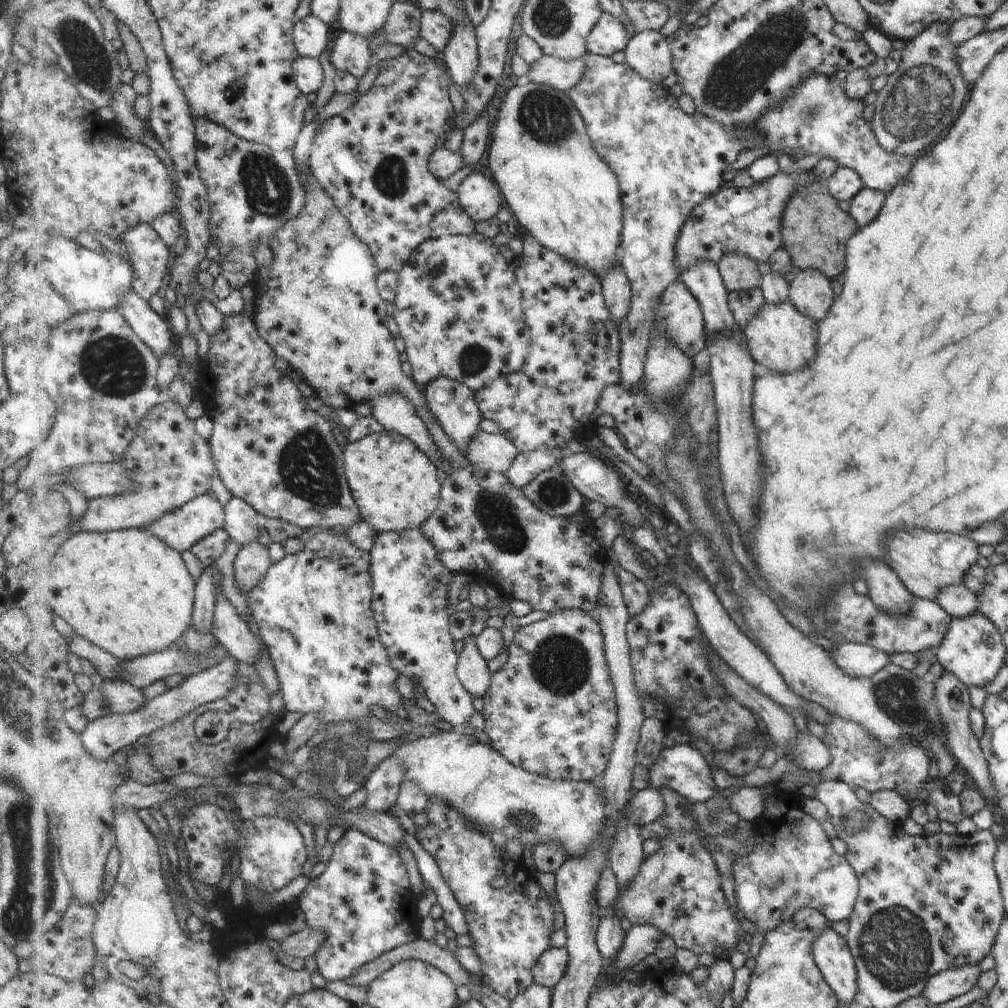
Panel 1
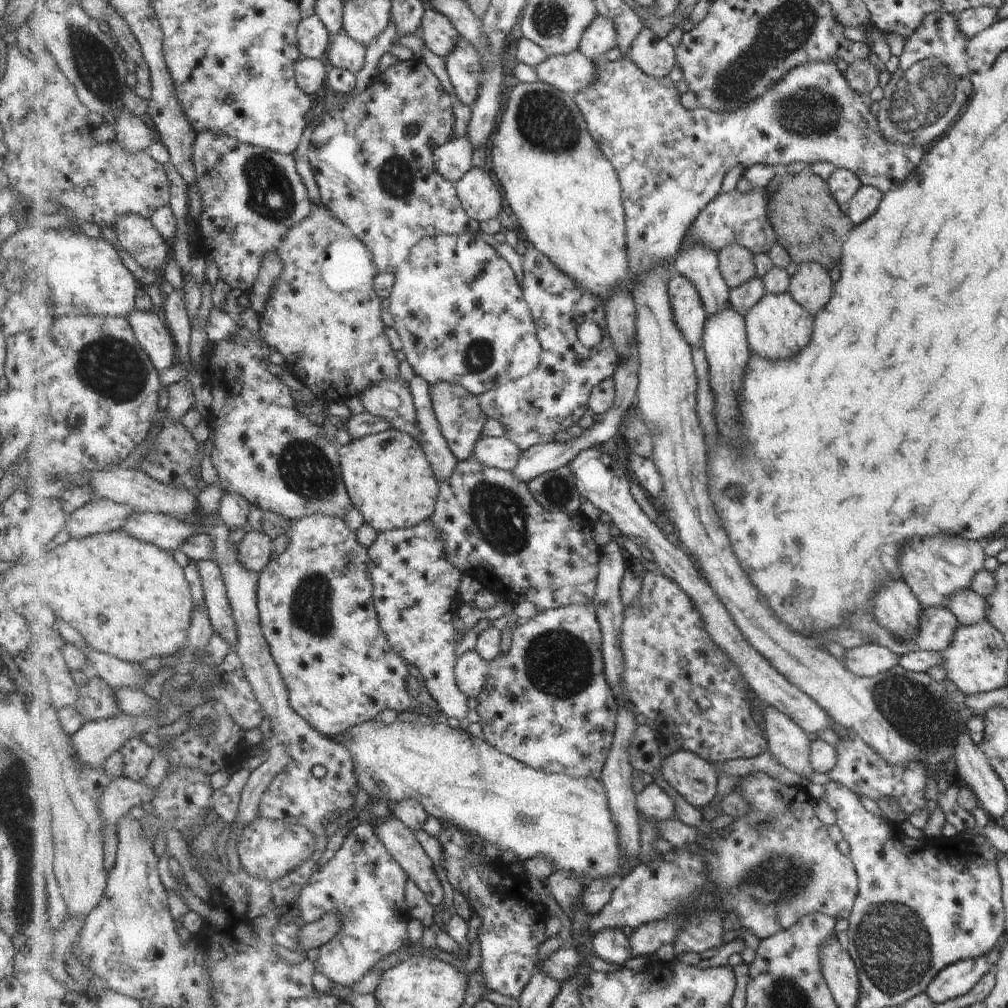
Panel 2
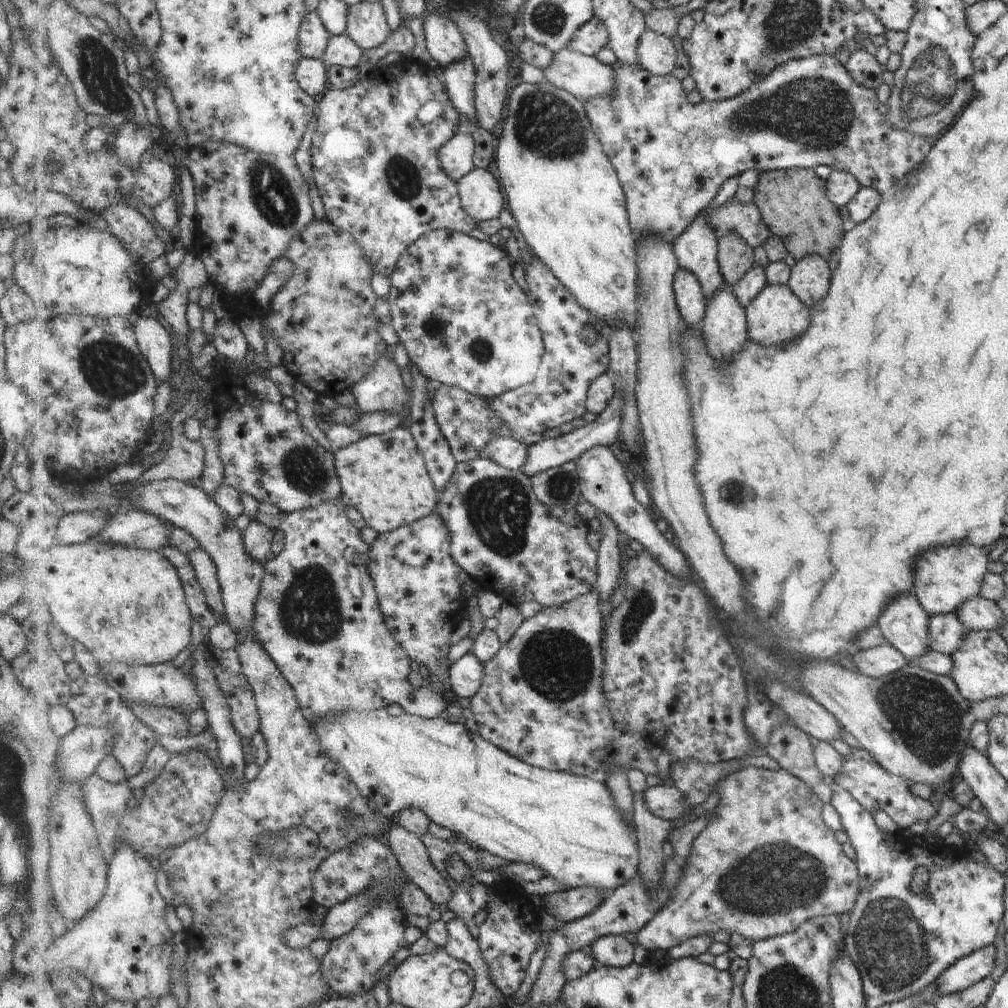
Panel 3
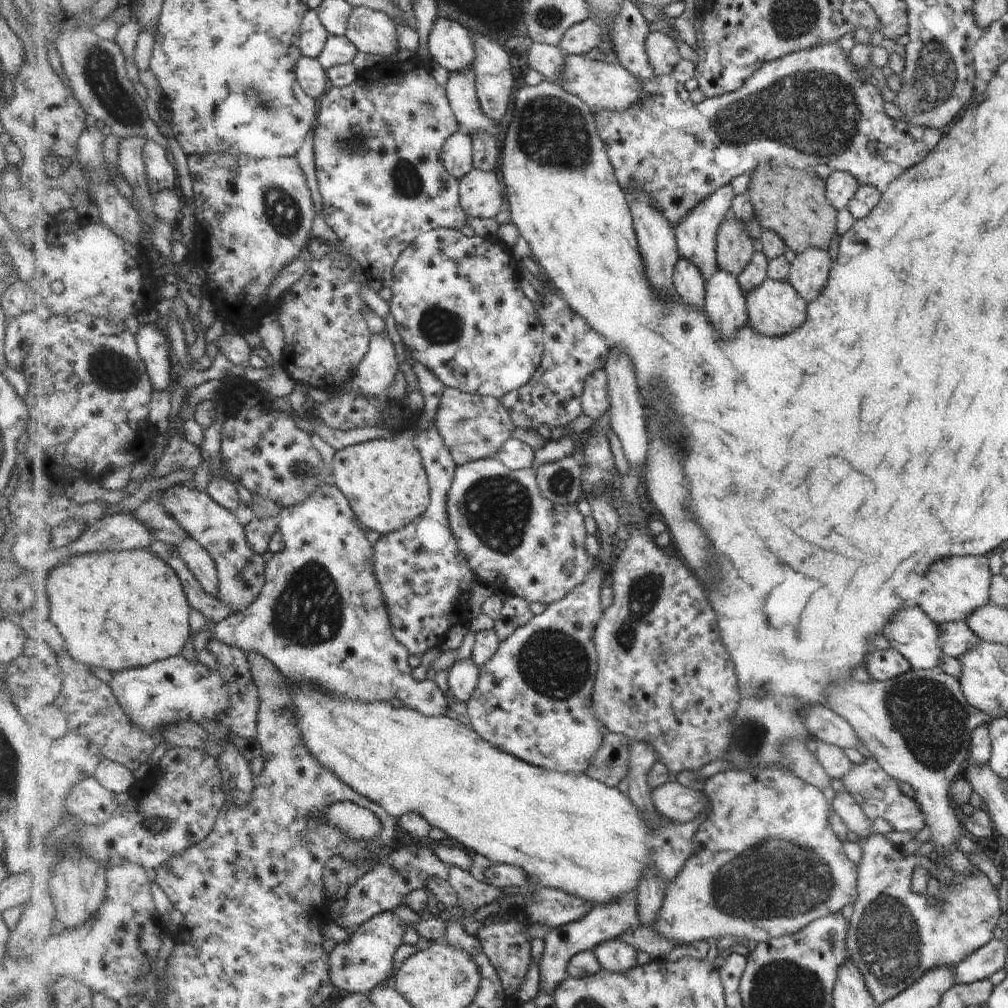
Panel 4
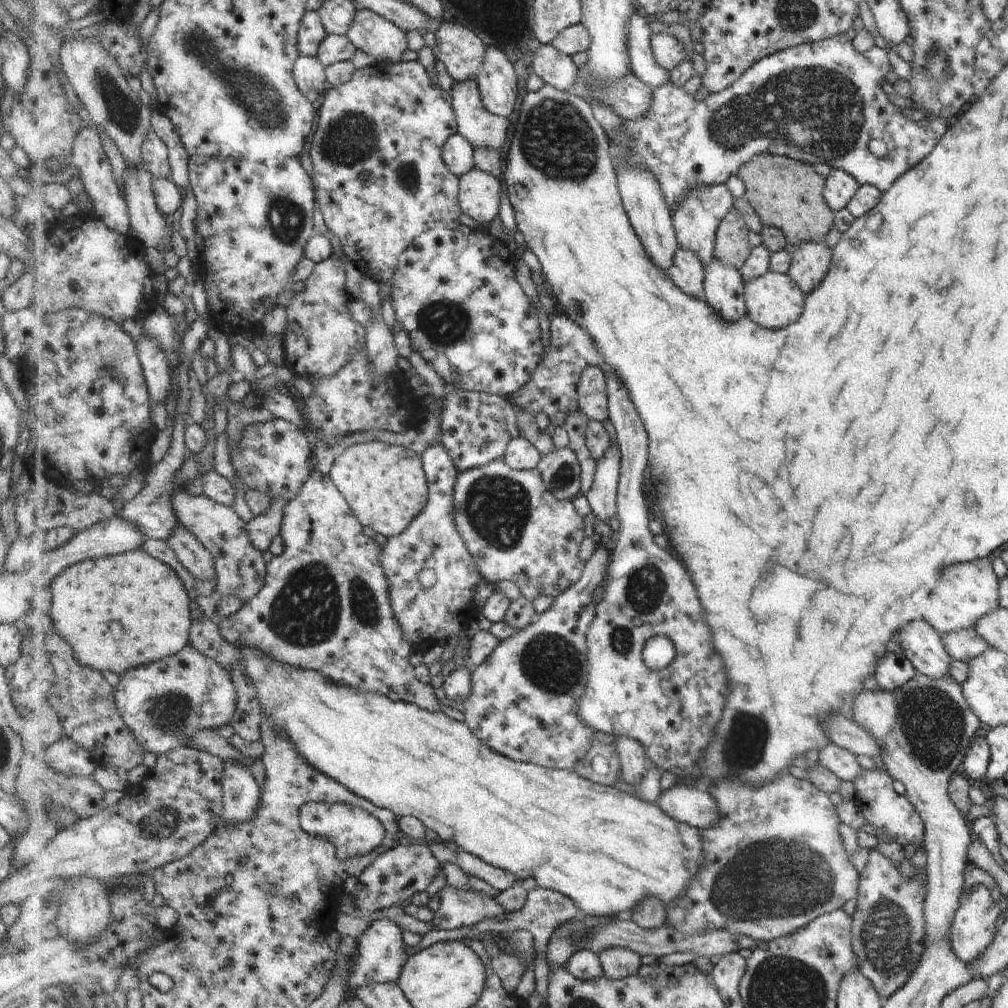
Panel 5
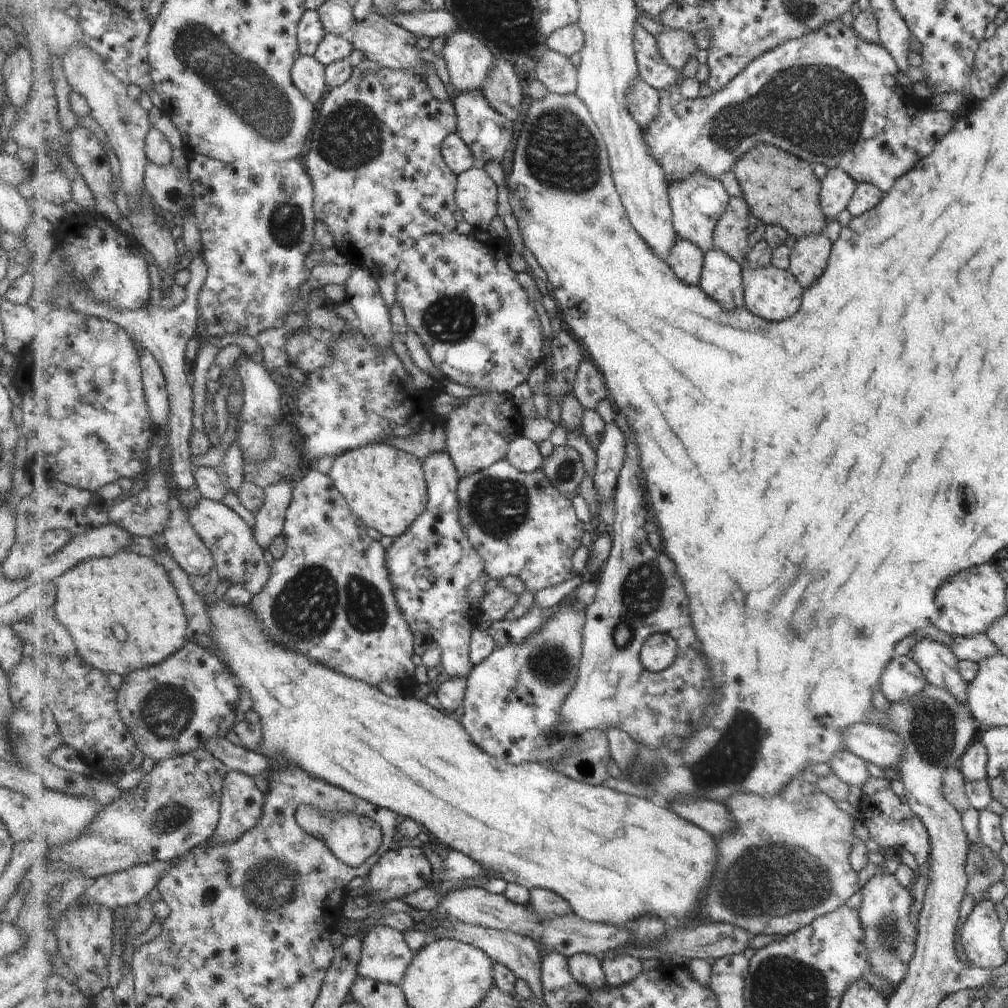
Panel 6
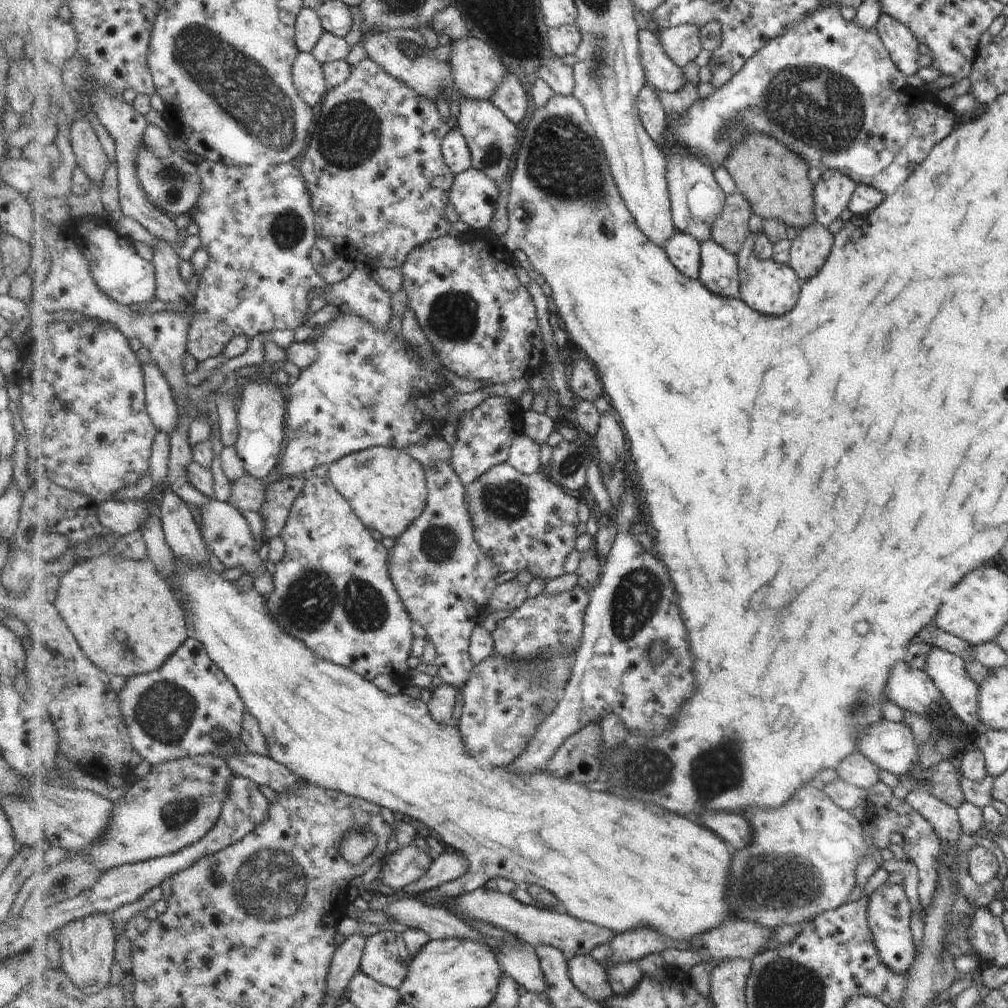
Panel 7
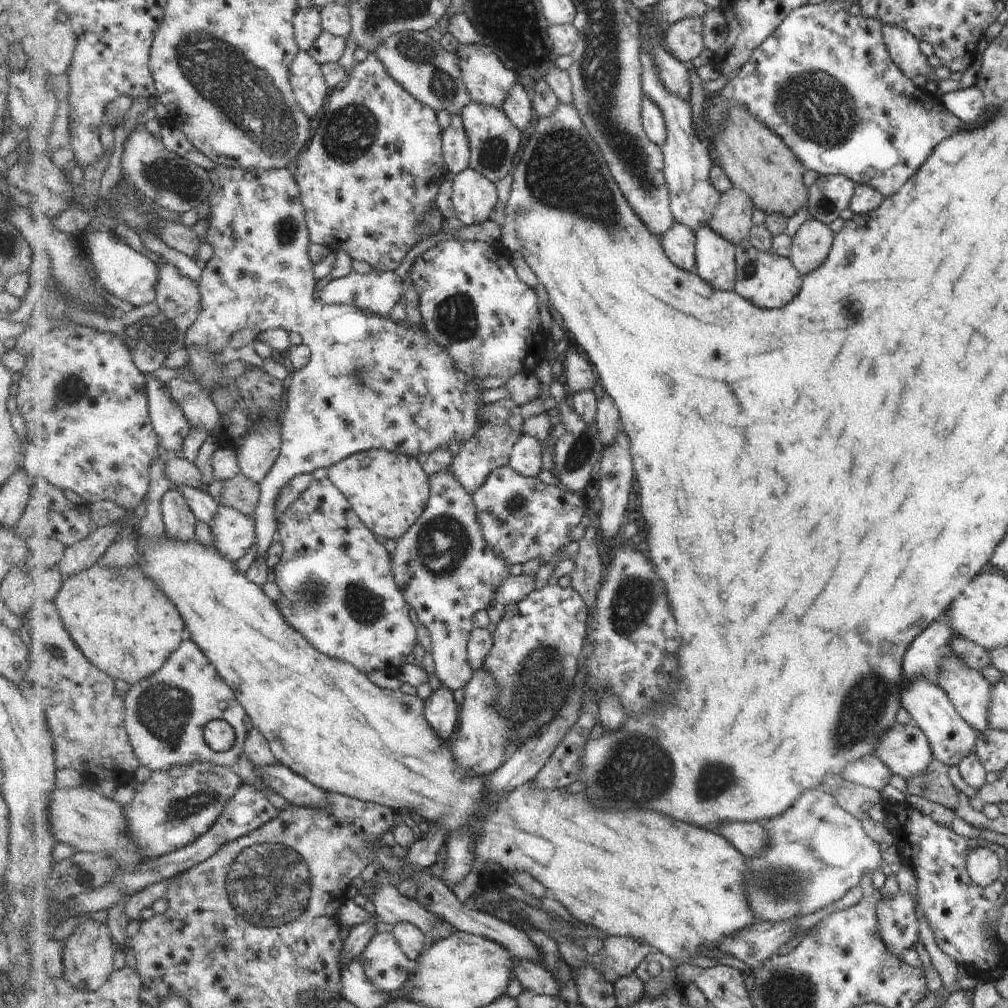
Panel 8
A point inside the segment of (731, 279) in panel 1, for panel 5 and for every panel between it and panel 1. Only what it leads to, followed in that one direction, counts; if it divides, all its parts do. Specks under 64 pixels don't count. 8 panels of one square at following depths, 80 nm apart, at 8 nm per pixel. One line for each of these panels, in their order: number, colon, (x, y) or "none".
2: (737, 266)
3: (736, 256)
4: (735, 251)
5: (732, 237)

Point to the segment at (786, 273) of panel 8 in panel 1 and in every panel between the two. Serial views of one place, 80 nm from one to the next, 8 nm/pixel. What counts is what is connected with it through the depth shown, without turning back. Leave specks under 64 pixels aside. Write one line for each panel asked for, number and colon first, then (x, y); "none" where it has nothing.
1: (781, 338)
2: (778, 327)
3: (777, 315)
4: (775, 308)
5: (774, 301)
6: (774, 294)
7: (772, 288)

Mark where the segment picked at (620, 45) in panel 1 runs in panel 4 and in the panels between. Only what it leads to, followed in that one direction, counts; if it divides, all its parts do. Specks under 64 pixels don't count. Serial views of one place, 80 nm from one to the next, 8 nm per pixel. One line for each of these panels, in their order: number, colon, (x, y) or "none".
2: (601, 38)
3: (592, 37)
4: (580, 39)

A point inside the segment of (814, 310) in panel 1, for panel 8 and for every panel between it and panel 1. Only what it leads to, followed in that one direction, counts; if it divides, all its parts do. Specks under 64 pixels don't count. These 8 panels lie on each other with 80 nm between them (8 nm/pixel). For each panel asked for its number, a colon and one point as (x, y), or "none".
2: (809, 285)
3: (810, 278)
4: (809, 273)
5: (810, 261)
6: (809, 257)
7: (810, 249)
8: (810, 246)

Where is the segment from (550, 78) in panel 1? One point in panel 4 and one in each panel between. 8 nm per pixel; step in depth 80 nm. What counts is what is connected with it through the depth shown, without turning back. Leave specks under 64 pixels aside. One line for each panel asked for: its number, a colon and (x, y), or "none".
2: (571, 73)
3: (585, 76)
4: (602, 85)

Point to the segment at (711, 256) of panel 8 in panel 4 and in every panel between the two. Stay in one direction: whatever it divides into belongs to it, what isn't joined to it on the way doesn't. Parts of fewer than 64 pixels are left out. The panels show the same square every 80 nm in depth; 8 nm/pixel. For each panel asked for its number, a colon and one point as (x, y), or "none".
4: (726, 306)
5: (724, 285)
6: (723, 280)
7: (720, 271)

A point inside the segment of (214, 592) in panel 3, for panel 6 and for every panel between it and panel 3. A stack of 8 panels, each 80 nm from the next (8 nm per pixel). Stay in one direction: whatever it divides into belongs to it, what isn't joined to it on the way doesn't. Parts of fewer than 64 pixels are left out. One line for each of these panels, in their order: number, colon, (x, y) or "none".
4: (203, 566)
5: (192, 554)
6: (186, 547)

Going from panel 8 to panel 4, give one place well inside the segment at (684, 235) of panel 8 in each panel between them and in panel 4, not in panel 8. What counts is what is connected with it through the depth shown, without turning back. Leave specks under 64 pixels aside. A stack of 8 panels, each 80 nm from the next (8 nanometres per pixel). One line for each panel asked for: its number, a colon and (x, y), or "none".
4: (691, 286)
5: (688, 272)
6: (687, 260)
7: (684, 251)

